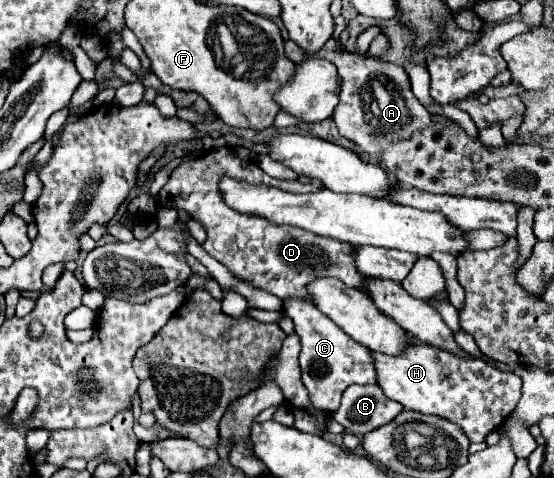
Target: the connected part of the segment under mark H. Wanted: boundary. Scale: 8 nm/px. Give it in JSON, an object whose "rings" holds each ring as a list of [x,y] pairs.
{"rings":[[[408,346],[398,356],[386,356],[382,352],[374,352],[374,366],[378,368],[378,384],[388,398],[400,402],[406,410],[436,414],[452,420],[464,430],[470,442],[484,442],[488,432],[500,428],[520,400],[520,378],[514,372],[502,372],[486,364],[484,360],[458,358],[450,352],[430,346]]]}

